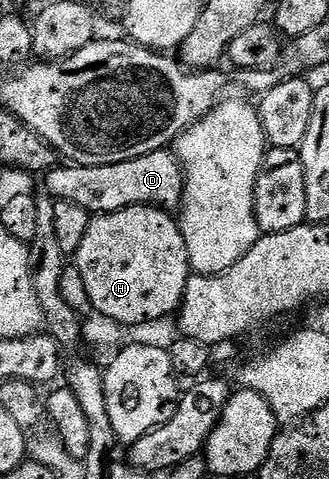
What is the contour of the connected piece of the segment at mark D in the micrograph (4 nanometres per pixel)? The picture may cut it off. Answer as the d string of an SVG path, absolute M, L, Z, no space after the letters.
M165 149L156 150L153 154L138 156L134 160L126 160L122 164L106 164L105 166L77 166L64 164L61 170L52 168L43 175L47 197L56 202L68 202L78 209L87 210L89 215L109 214L125 210L131 206L158 206L162 210L175 211L184 197L184 180L182 170L174 161L173 155Z

